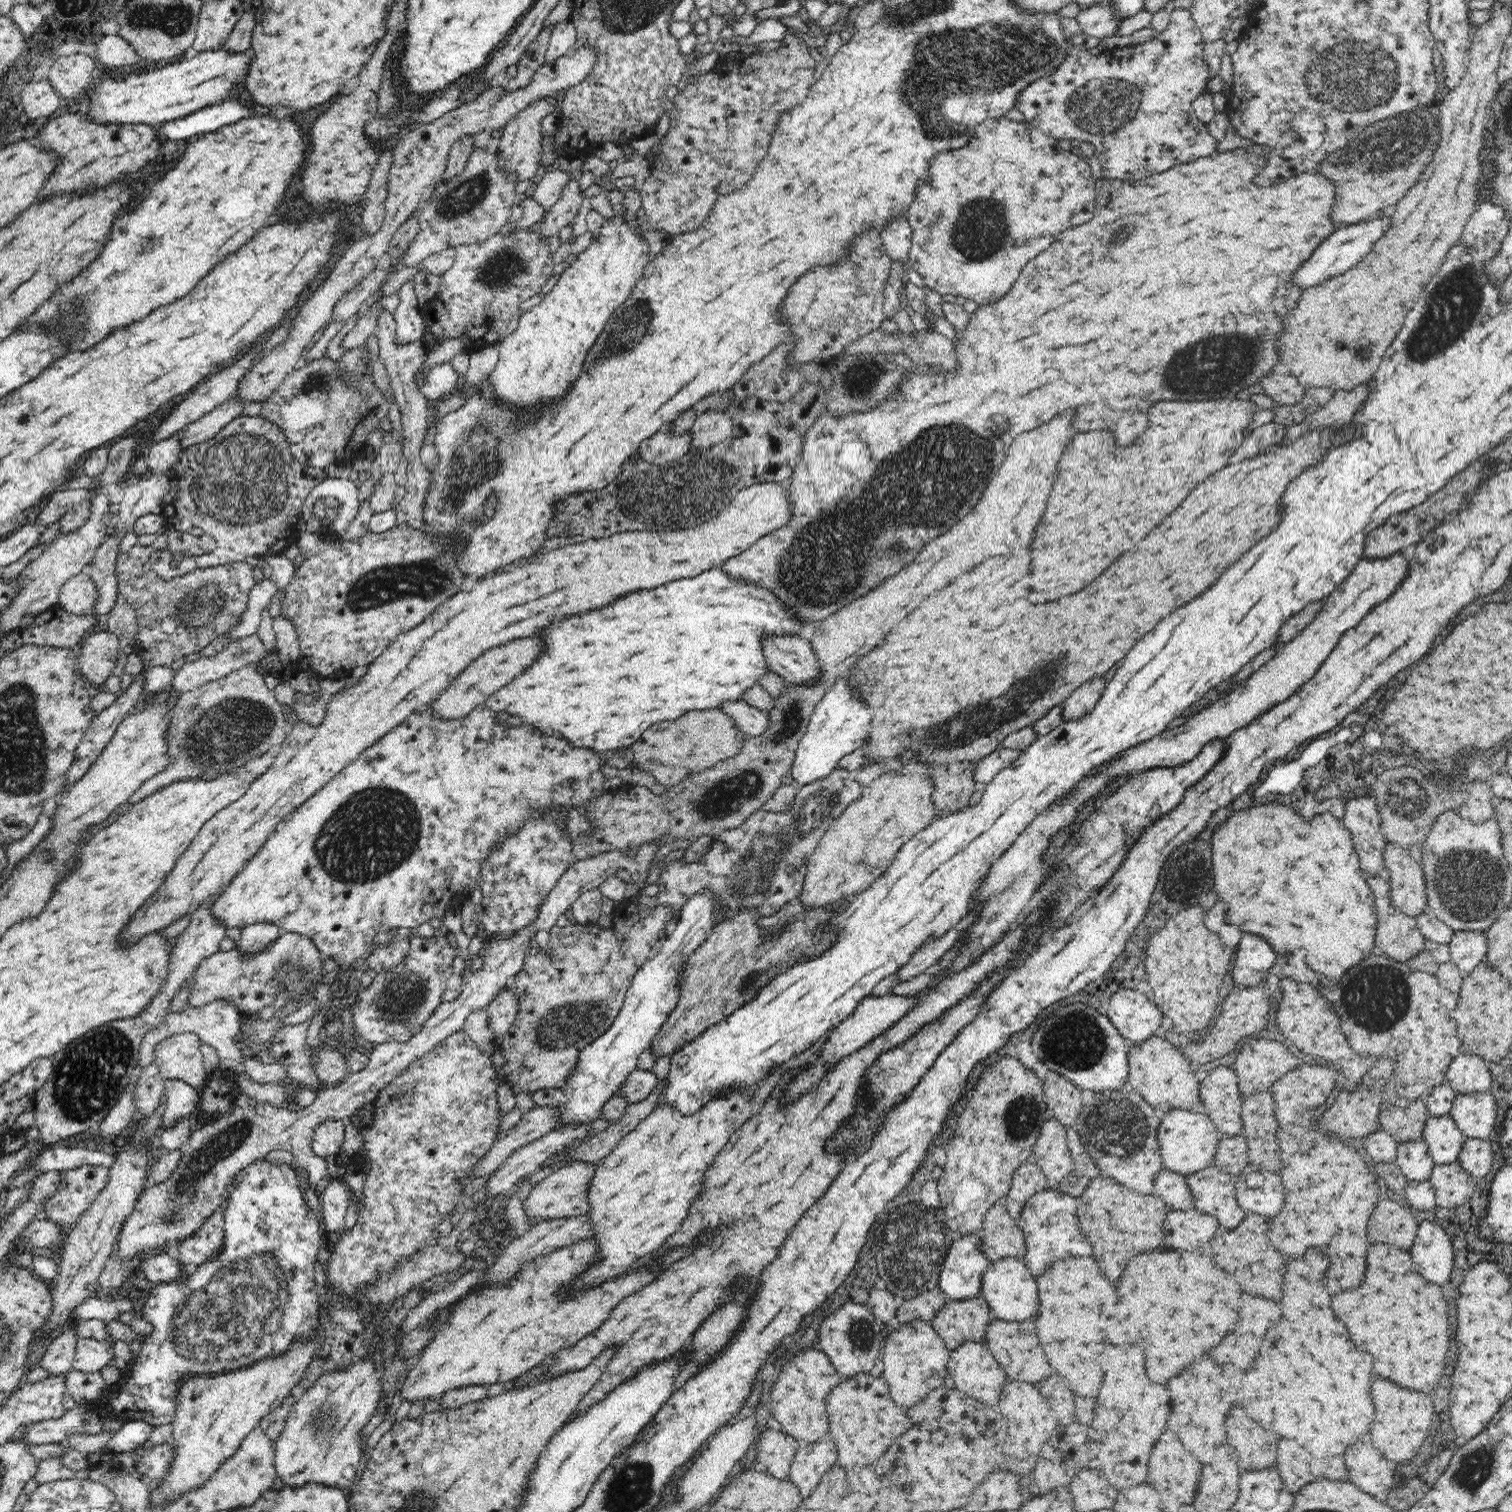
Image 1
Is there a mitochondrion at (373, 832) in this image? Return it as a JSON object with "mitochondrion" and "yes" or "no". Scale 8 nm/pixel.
{"mitochondrion":"yes"}

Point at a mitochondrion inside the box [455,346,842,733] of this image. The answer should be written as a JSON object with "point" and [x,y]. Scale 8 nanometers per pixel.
{"point":[674,499]}

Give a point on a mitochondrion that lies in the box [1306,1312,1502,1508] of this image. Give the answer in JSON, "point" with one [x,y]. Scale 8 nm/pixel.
{"point":[1474,1470]}

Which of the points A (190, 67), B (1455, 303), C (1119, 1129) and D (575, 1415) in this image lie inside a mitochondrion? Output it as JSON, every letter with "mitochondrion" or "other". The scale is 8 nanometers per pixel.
{"A":"other","B":"mitochondrion","C":"mitochondrion","D":"other"}

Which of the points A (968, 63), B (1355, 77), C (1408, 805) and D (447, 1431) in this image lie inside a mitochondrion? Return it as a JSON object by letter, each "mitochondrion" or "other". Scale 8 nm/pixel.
{"A":"mitochondrion","B":"mitochondrion","C":"mitochondrion","D":"other"}

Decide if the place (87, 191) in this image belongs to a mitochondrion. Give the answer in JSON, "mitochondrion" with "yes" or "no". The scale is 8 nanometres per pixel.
{"mitochondrion":"no"}

